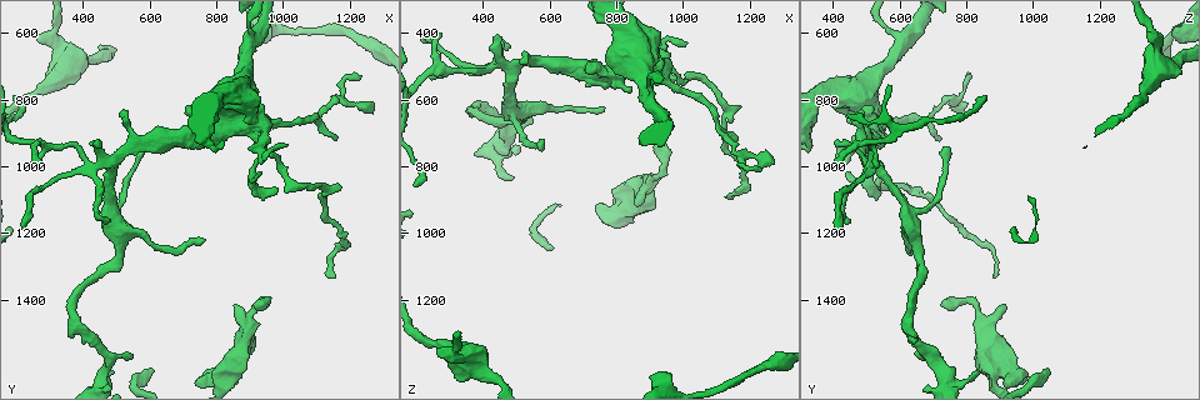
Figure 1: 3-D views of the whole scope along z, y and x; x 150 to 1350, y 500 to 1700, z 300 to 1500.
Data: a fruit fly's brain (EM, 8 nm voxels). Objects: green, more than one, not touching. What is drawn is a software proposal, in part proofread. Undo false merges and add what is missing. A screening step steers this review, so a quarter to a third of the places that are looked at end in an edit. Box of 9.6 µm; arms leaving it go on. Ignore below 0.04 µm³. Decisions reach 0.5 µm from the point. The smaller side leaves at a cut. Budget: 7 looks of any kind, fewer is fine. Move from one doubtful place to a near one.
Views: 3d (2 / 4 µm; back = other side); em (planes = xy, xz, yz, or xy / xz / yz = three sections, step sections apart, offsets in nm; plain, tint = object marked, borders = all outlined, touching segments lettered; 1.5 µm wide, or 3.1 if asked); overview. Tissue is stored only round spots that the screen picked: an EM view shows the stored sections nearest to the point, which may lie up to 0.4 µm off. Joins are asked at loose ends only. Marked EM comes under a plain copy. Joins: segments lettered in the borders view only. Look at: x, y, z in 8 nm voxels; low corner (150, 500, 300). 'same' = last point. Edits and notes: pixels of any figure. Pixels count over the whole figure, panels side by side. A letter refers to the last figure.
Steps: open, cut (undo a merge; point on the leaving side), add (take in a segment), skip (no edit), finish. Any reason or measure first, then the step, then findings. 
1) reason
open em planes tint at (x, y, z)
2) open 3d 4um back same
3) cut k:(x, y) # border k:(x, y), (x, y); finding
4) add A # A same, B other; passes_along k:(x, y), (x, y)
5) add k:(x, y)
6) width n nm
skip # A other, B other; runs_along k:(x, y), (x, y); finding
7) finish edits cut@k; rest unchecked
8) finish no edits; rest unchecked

free end
open 3d 4um at (1230, 730, 810)

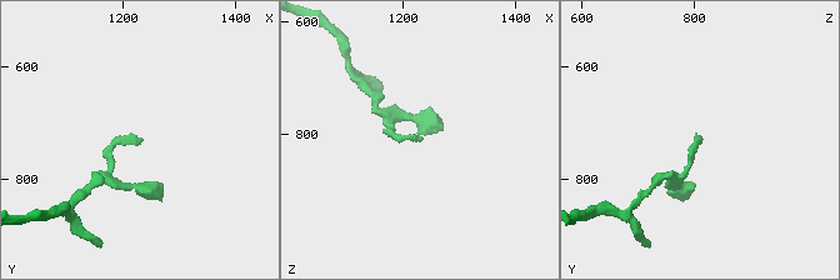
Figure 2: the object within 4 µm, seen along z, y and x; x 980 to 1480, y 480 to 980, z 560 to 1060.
shape alone is not enough
open em xz step 8 borders at (1235, 730, 815)

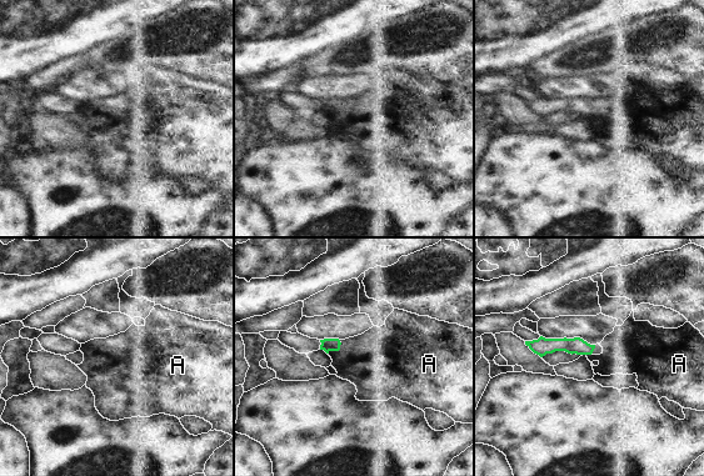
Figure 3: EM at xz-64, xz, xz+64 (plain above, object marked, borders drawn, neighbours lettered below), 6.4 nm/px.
cut it another way
open em planes borders same

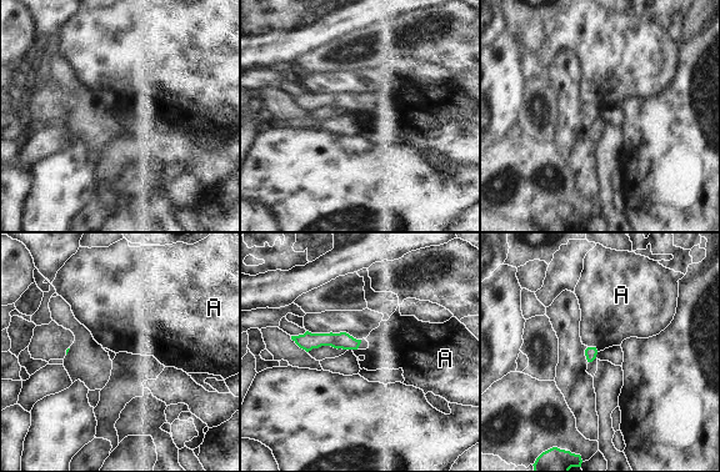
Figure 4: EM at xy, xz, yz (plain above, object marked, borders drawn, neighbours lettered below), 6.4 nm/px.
skip # A other; runs_along 4:(296, 339), (356, 342); none of them fits

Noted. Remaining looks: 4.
open 3d 4um at (1160, 920, 720)

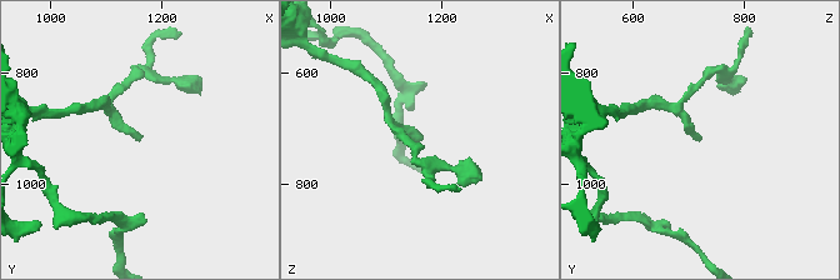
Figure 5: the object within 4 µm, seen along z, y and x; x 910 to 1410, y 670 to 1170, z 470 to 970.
now the EM
open em planes borders at (1160, 920, 720)

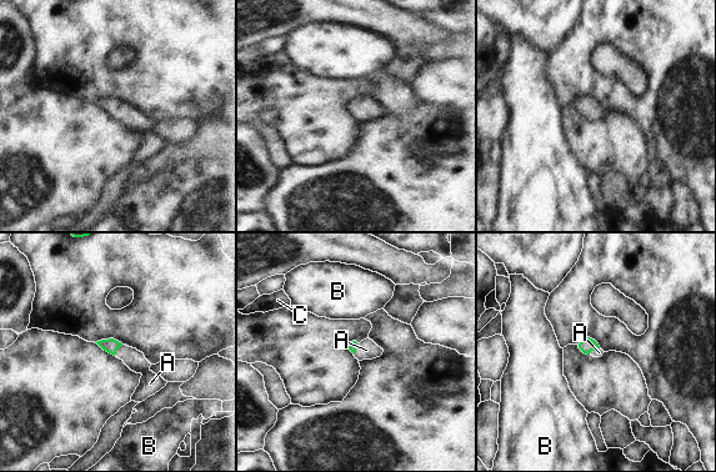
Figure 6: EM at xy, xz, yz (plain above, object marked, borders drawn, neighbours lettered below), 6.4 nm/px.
add A # A same, B other, C other; it goes on there

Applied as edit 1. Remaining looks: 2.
open em planes borders at (760, 1220, 630)

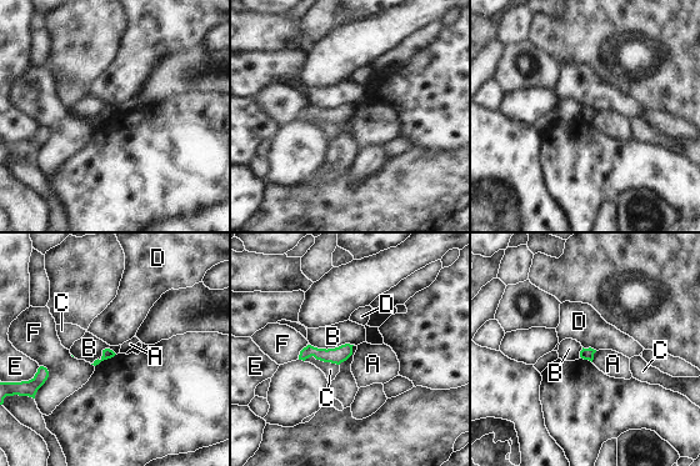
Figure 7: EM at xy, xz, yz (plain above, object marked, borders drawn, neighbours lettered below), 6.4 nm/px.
skip # A other, B other, C other, D other, E other, F other; border 7:(596, 351), (591, 361); no lettered segment goes on from it

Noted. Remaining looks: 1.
finish edits add@6; rest unchecked

